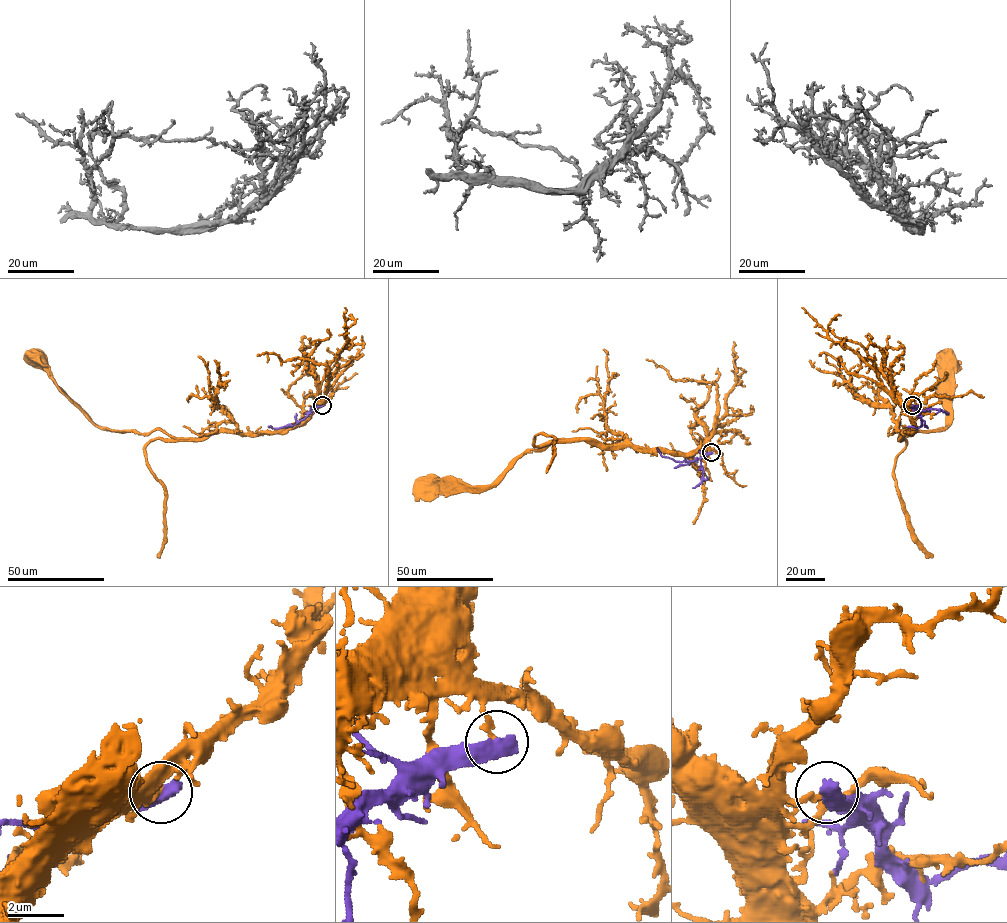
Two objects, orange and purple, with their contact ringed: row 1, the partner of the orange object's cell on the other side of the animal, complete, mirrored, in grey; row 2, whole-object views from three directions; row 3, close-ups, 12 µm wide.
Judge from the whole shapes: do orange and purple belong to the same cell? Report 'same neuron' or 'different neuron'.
different neuron

